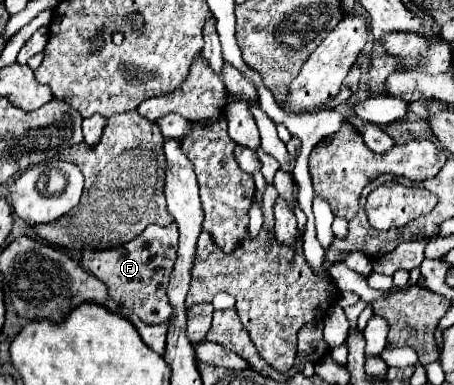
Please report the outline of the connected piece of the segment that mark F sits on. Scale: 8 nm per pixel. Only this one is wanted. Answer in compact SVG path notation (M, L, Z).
M171 223L167 227L159 225L149 225L139 237L133 241L115 247L115 249L105 249L105 251L83 251L81 265L99 277L111 297L123 305L123 309L131 309L143 323L157 325L157 323L167 323L167 317L171 315L171 305L165 297L171 265L175 263L175 253L177 253L177 225Z

